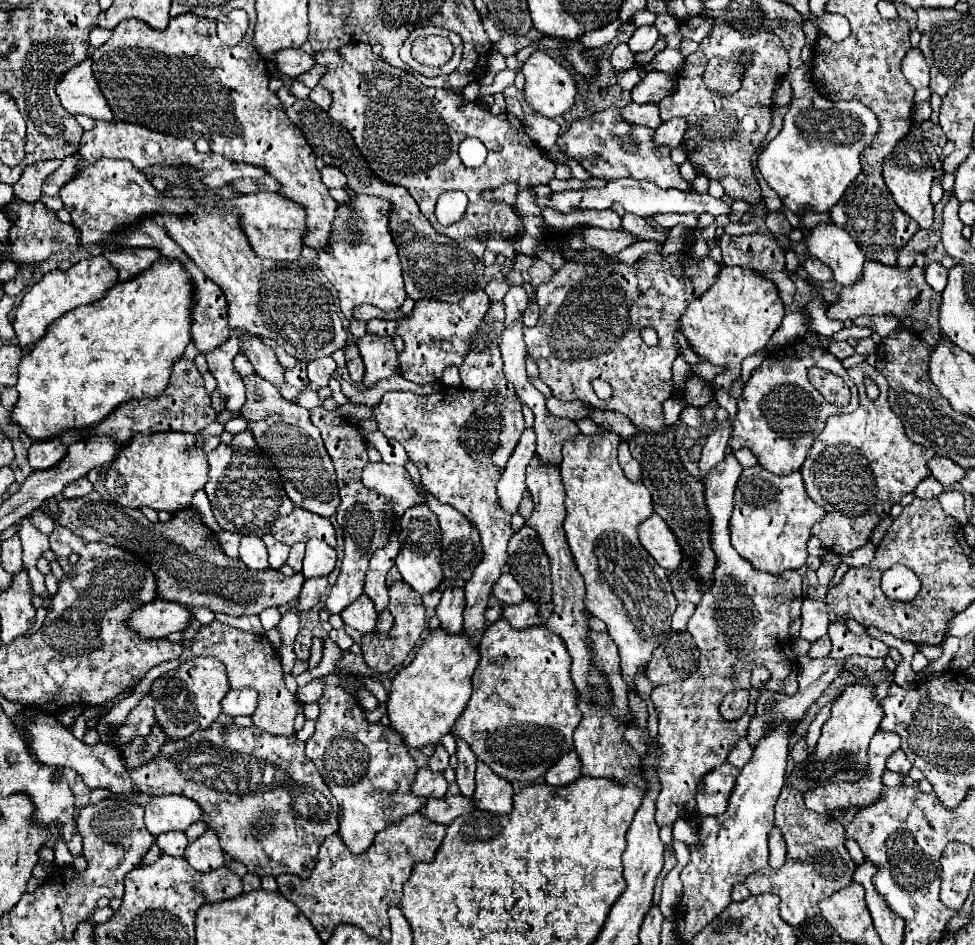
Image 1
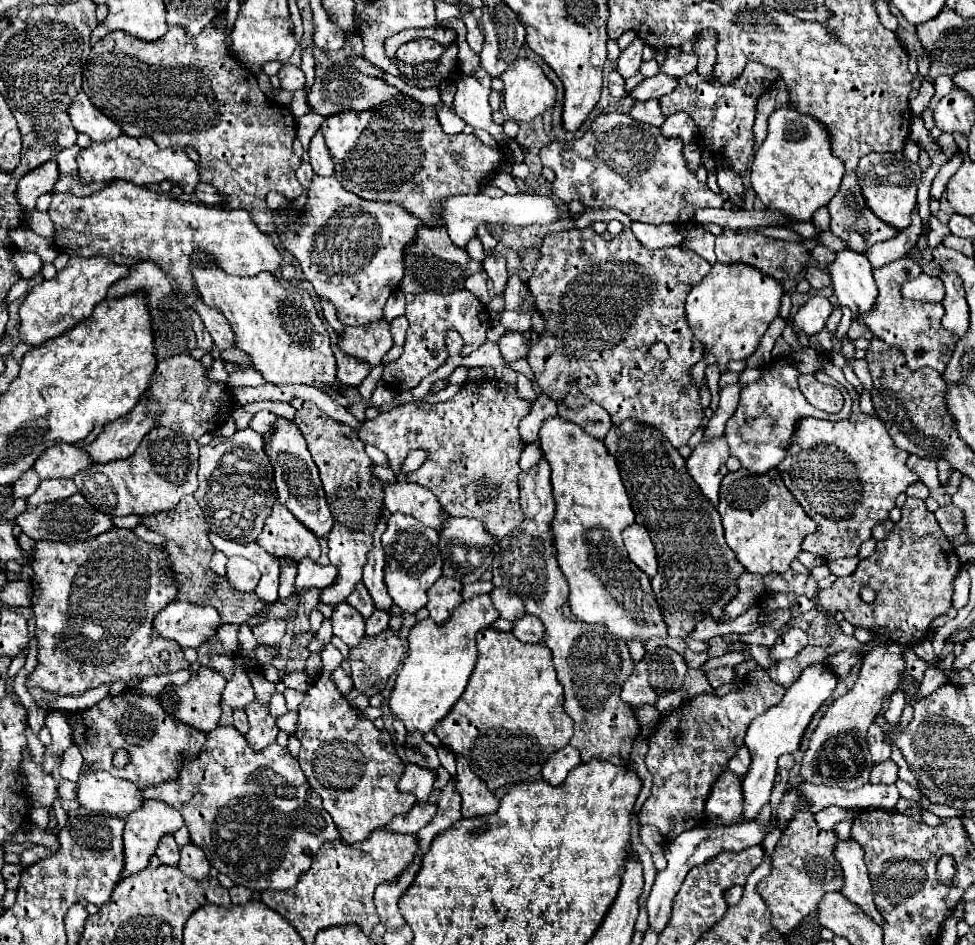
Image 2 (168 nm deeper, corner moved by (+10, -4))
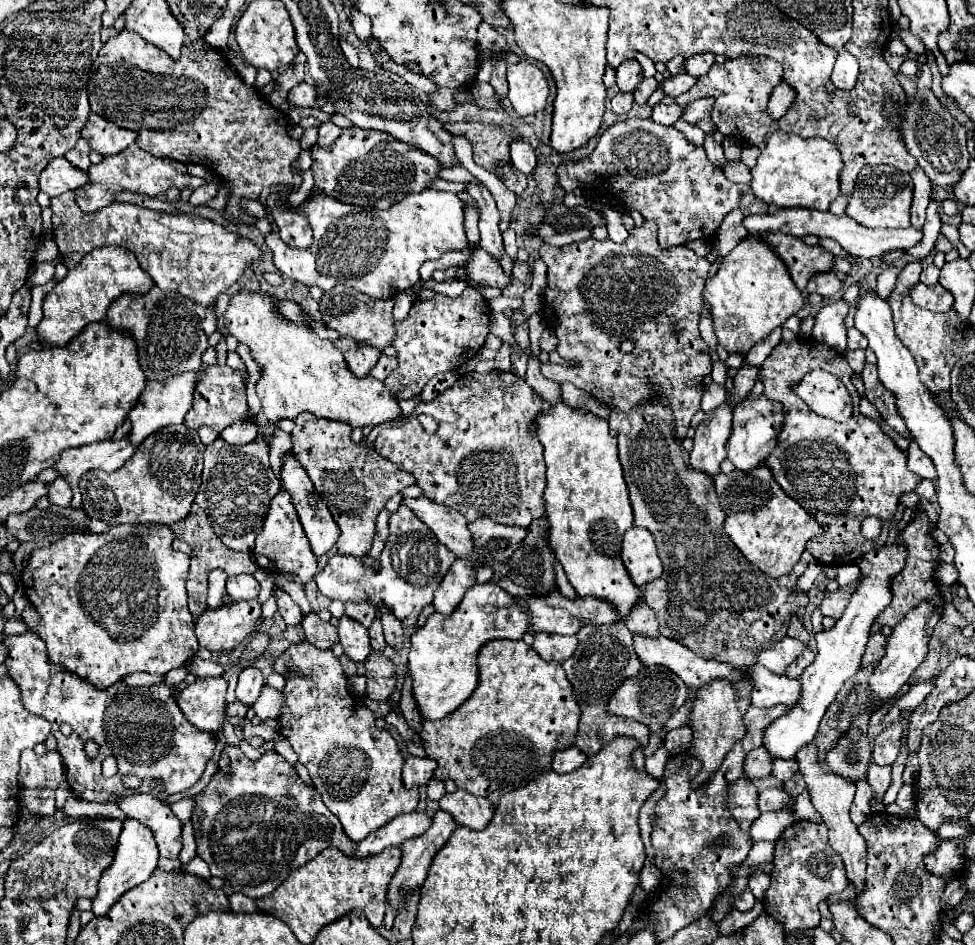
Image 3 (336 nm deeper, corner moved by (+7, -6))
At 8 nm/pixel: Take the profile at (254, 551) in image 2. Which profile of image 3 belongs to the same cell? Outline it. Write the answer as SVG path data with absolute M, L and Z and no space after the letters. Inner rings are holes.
M274 588L274 596L278 598L278 612L282 614L284 622L288 626L300 626L304 616L302 616L300 608L292 602L292 598L288 596L288 592L284 592L282 588Z

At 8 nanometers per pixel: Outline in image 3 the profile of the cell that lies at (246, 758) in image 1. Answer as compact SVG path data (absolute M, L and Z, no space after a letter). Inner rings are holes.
M226 746L224 752L230 756L230 774L214 774L210 784L196 794L196 810L192 816L192 826L196 834L196 844L198 844L198 856L210 866L212 876L222 878L226 884L232 886L234 892L240 892L248 898L260 898L276 890L290 872L296 868L304 866L310 862L316 854L320 854L324 848L338 848L340 852L352 856L352 858L364 858L372 854L380 854L388 846L400 846L404 840L416 838L424 834L430 828L432 818L426 812L410 812L410 814L400 814L388 826L382 826L380 830L368 834L362 842L352 842L336 816L330 814L330 810L324 806L320 794L316 788L306 786L296 768L288 764L278 752L266 752L260 760L250 760L242 754L240 748L236 746Z

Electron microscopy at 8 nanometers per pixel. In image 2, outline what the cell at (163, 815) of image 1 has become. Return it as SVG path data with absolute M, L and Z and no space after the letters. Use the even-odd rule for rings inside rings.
M143 800L143 806L125 818L125 870L123 876L139 872L155 854L157 838L175 834L183 826L181 814L157 800Z

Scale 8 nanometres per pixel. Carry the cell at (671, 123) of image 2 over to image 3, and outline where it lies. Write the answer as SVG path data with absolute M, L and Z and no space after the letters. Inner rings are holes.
M698 98L698 100L692 100L692 102L686 106L682 120L690 122L690 124L696 124L698 120L708 118L710 112L712 112L712 98Z

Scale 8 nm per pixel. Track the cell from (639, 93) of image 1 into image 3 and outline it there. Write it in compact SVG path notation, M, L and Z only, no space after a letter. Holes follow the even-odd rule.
M678 74L678 76L672 76L672 78L664 80L664 82L660 84L660 88L666 92L666 96L676 98L676 96L688 92L696 82L698 82L696 76L690 76L690 74Z

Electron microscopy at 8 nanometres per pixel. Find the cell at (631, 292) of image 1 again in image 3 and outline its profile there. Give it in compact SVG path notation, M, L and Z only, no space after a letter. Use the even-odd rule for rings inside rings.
M648 220L642 226L632 228L624 244L616 244L610 238L602 242L588 238L584 242L574 242L562 248L542 244L540 258L548 268L548 288L544 292L540 314L546 326L558 336L558 354L564 360L578 364L574 368L568 368L546 362L542 364L542 374L558 384L572 382L576 388L586 390L612 410L624 412L640 402L650 400L654 390L662 388L662 394L670 402L676 418L678 438L686 438L690 420L700 410L704 374L712 372L708 344L698 332L698 322L704 306L702 290L706 284L710 262L702 256L696 256L686 246L660 248L656 240L656 222ZM672 324L680 326L678 334L670 332ZM628 338L636 342L636 348L630 354L622 354L618 348Z

